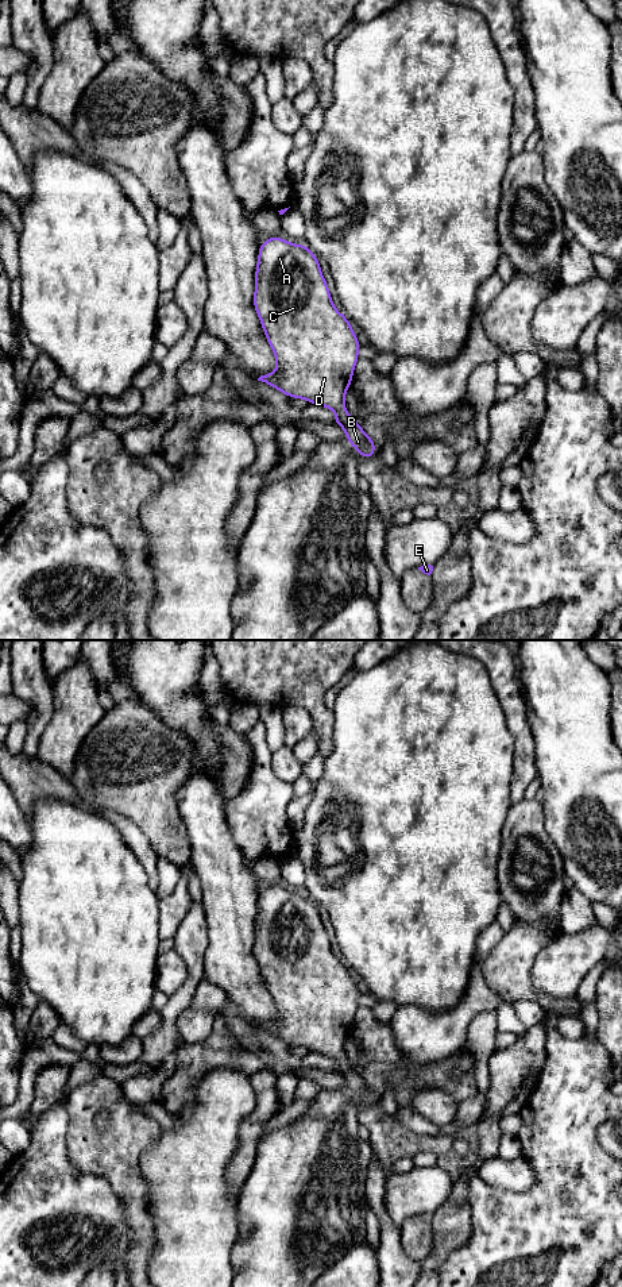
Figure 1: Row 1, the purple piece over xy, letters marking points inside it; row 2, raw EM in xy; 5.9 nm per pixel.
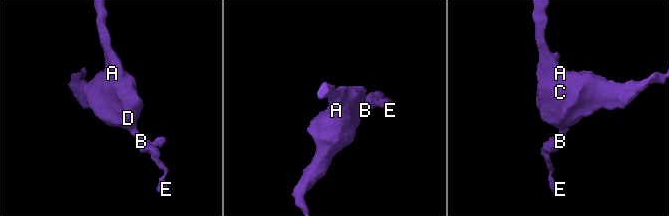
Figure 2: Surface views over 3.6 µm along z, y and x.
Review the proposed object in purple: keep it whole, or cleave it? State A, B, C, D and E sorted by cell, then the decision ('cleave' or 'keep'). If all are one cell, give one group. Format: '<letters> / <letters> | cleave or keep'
A B C D E | keep

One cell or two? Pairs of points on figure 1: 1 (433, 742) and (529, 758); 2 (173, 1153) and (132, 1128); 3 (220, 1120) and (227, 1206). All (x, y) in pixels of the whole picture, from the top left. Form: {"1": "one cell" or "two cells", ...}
{"1": "two cells", "2": "two cells", "3": "one cell"}

